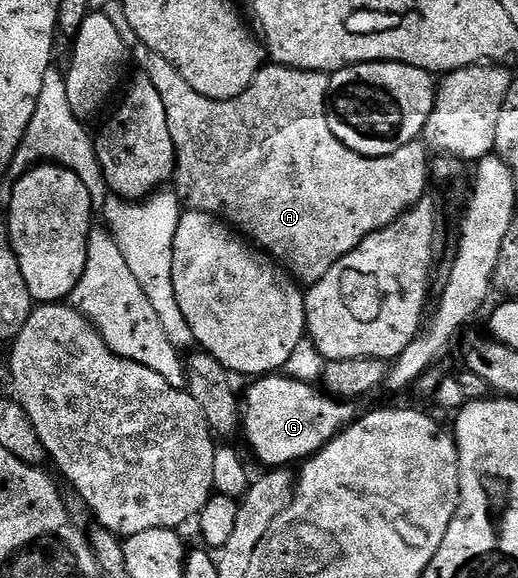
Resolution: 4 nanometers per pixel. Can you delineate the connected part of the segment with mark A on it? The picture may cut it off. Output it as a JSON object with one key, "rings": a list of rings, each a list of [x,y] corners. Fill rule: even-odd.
{"rings":[[[155,54],[147,57],[148,68],[146,74],[150,82],[154,82],[154,90],[162,96],[162,106],[166,106],[166,122],[170,126],[170,138],[174,142],[176,151],[176,170],[174,173],[174,191],[181,201],[193,212],[205,212],[217,217],[231,226],[239,235],[247,238],[257,249],[263,250],[271,259],[275,260],[293,280],[304,286],[311,286],[328,273],[334,265],[350,250],[357,248],[370,234],[390,226],[402,214],[406,214],[419,200],[425,199],[430,181],[430,149],[420,140],[411,140],[402,150],[394,150],[389,156],[360,156],[350,150],[330,130],[326,101],[328,98],[327,72],[307,72],[297,68],[287,68],[281,64],[269,63],[260,69],[250,82],[248,89],[237,100],[211,100],[198,94],[187,81],[178,74],[178,70],[166,58]]]}

